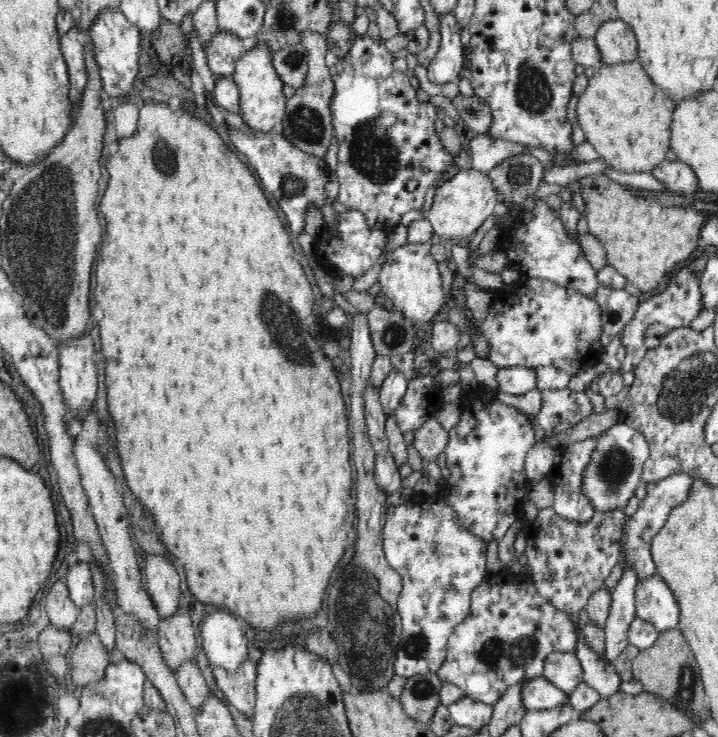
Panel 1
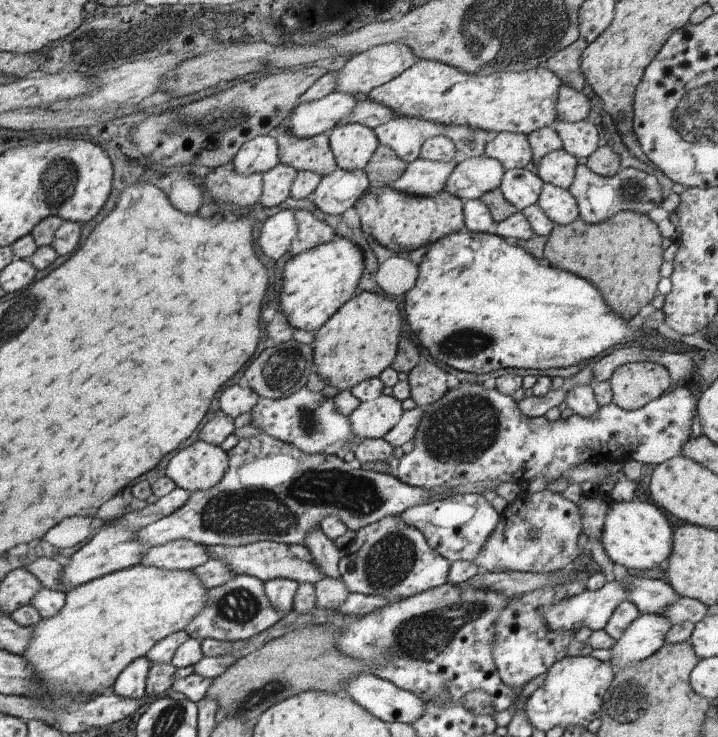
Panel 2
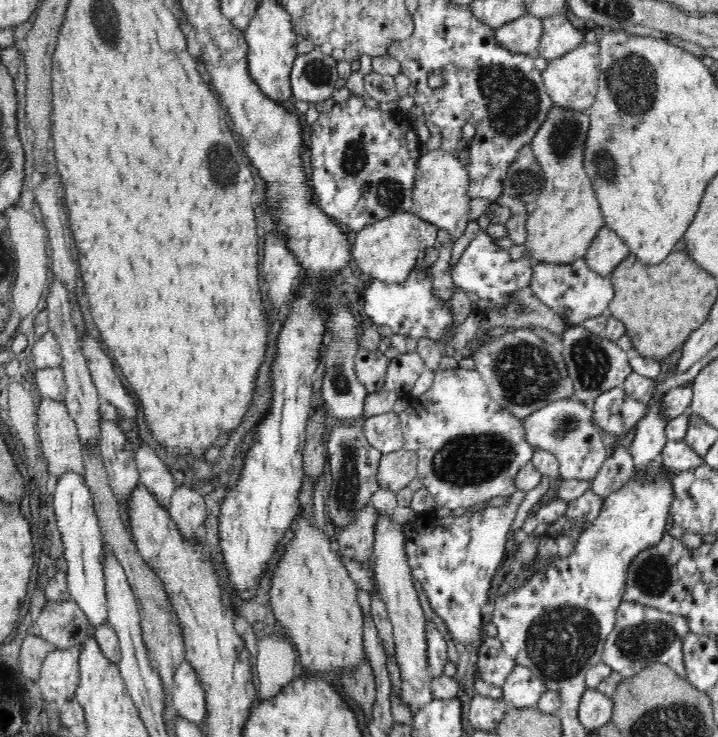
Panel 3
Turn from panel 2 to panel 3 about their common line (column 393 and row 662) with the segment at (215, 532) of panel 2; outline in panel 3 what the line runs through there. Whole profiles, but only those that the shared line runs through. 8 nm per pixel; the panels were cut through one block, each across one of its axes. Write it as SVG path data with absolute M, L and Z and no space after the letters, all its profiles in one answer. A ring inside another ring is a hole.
M486 636L479 649L477 670L480 677L488 685L493 685L500 690L514 668L515 662L503 649L500 639L496 637Z

